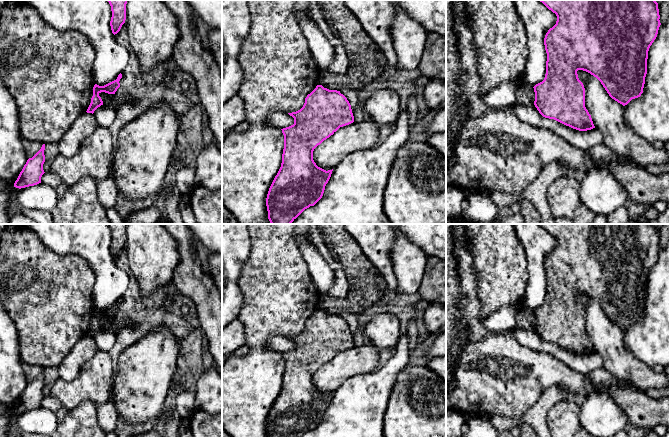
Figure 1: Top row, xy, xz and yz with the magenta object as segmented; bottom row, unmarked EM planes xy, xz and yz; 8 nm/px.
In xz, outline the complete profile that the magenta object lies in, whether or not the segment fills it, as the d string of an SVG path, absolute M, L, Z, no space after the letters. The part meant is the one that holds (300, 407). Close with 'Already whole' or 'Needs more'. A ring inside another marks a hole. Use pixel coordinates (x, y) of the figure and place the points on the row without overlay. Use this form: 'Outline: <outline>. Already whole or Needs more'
Outline: M322 309L307 319L303 331L292 337L294 348L281 353L284 359L284 373L281 391L275 400L266 422L268 437L302 437L314 430L323 420L332 394L324 394L313 384L313 375L340 351L354 346L351 329L337 314L329 314Z. Already whole

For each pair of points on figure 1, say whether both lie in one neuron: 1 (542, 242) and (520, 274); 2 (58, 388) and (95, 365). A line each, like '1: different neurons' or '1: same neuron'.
1: different neurons
2: same neuron

